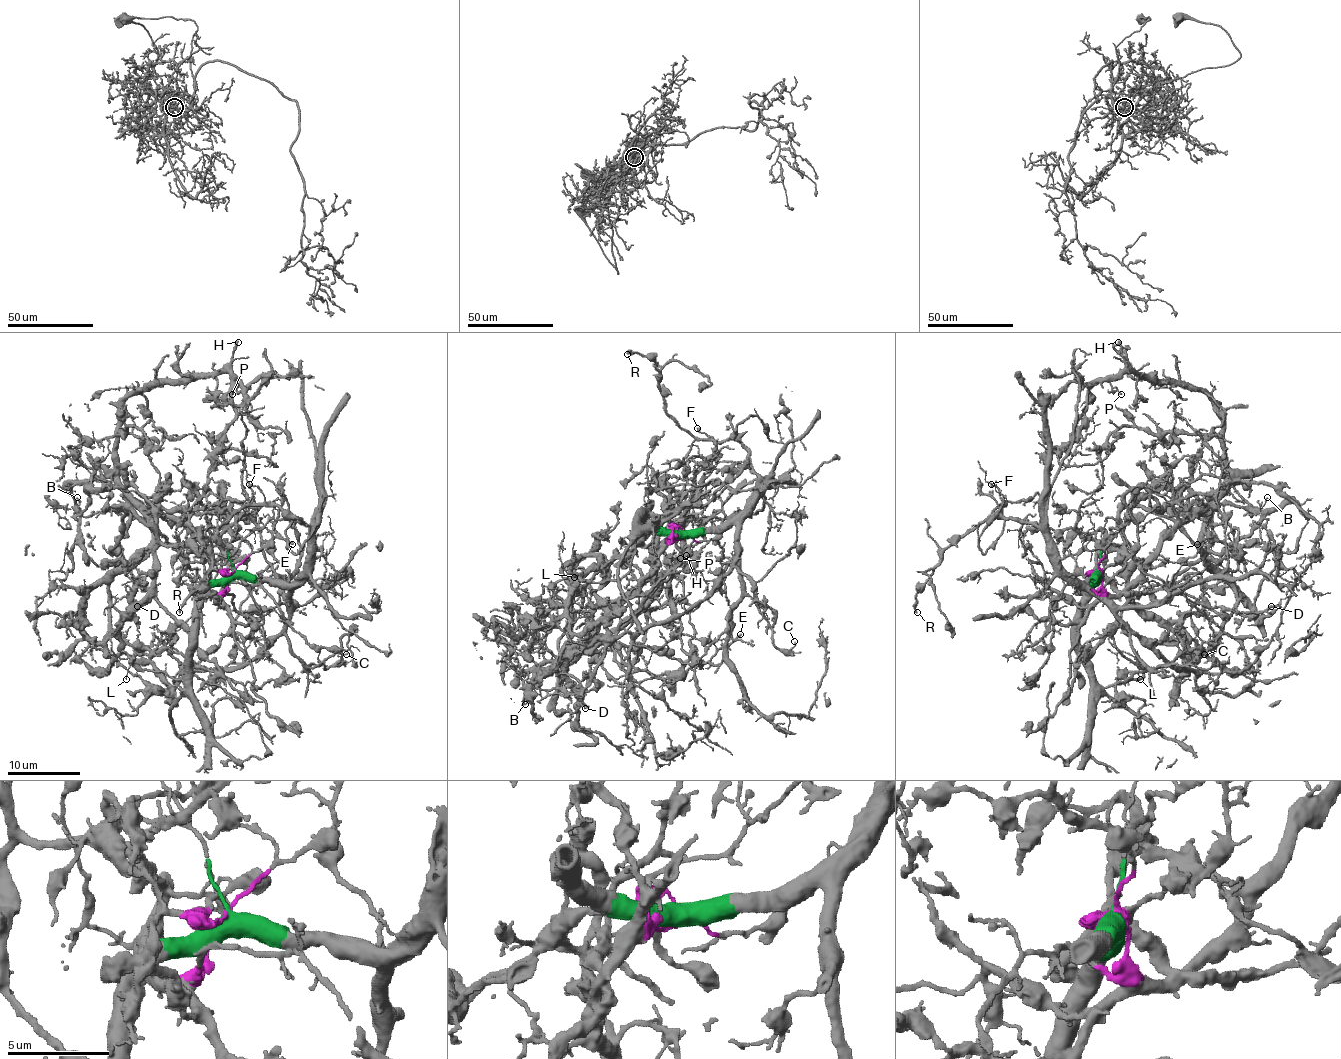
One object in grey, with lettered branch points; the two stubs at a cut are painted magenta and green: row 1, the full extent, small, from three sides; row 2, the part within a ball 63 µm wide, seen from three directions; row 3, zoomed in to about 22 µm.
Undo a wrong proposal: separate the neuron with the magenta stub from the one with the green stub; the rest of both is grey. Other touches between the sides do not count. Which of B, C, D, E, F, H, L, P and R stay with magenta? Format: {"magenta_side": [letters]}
{"magenta_side": ["B", "D", "H", "P"]}

